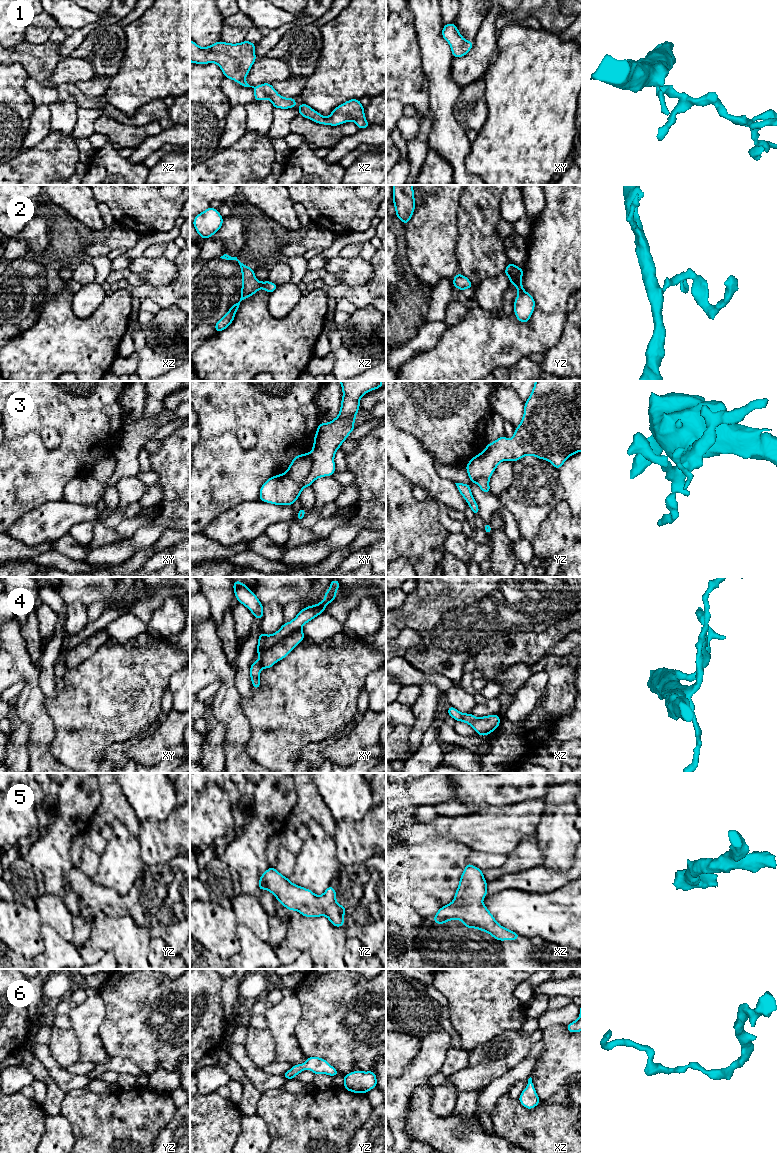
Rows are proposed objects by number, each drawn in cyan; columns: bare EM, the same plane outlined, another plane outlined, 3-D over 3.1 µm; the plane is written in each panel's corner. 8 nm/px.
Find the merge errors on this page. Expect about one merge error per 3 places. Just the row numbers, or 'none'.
3

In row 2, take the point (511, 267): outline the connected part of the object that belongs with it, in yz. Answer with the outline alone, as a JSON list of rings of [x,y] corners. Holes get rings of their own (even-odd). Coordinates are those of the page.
[[[509,263],[504,273],[509,276],[509,281],[518,289],[518,296],[514,301],[515,316],[520,322],[527,323],[535,308],[535,301],[522,287],[523,268]]]

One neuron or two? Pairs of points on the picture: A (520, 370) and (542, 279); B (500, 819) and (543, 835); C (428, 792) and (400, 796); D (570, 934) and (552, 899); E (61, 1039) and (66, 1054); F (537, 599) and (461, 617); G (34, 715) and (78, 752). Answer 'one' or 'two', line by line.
A: two
B: two
C: one
D: one
E: one
F: one
G: two

